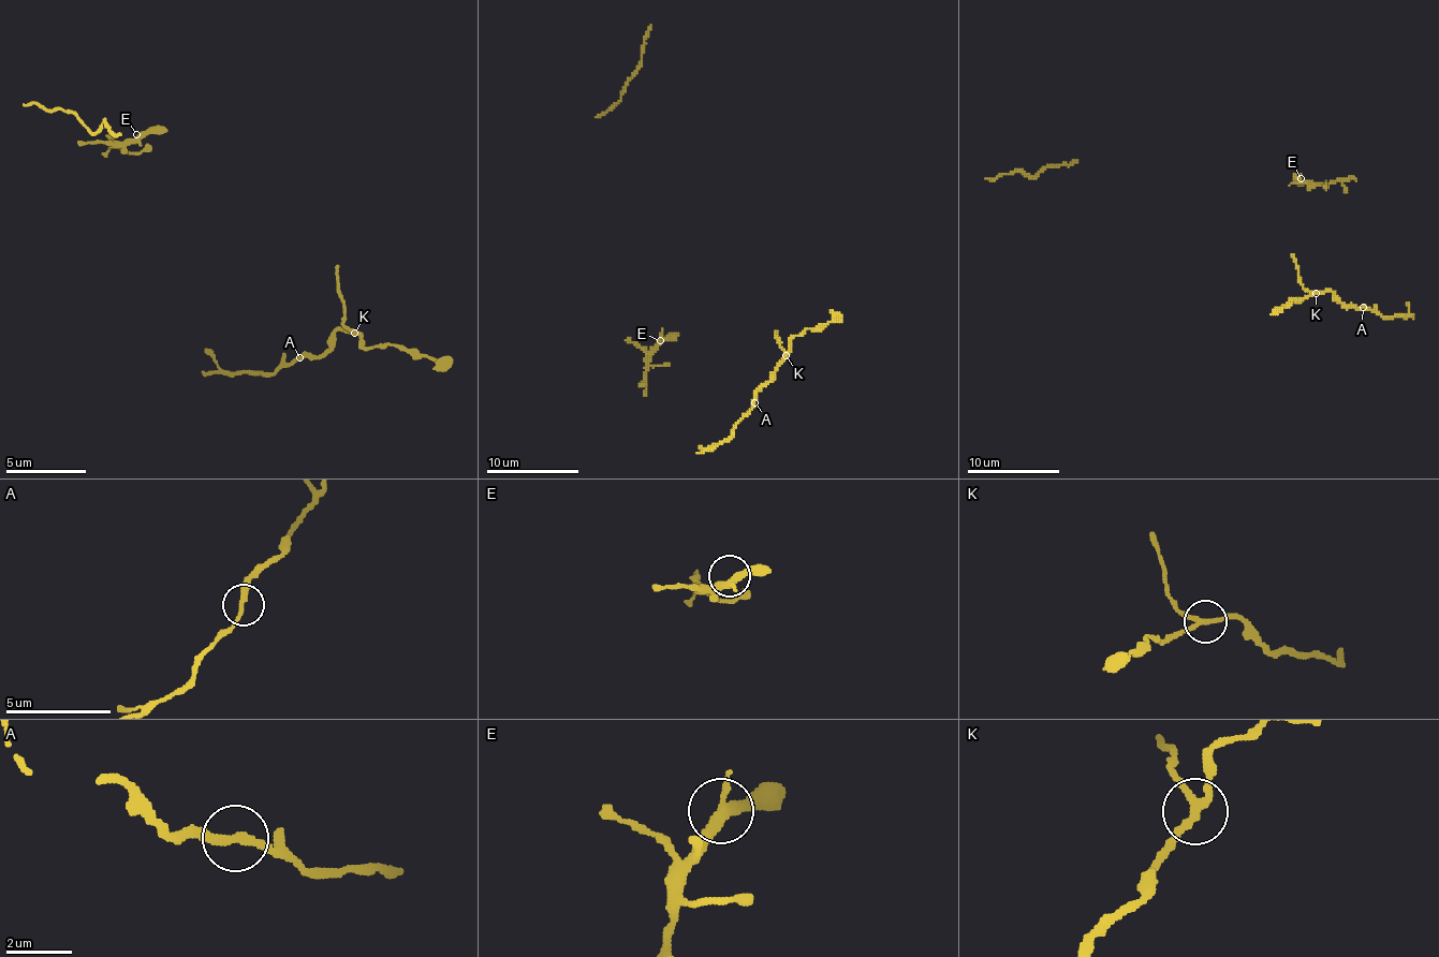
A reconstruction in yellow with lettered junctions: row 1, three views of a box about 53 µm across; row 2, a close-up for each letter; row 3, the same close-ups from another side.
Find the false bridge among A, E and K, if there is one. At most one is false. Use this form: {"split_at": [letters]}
{"split_at": []}

